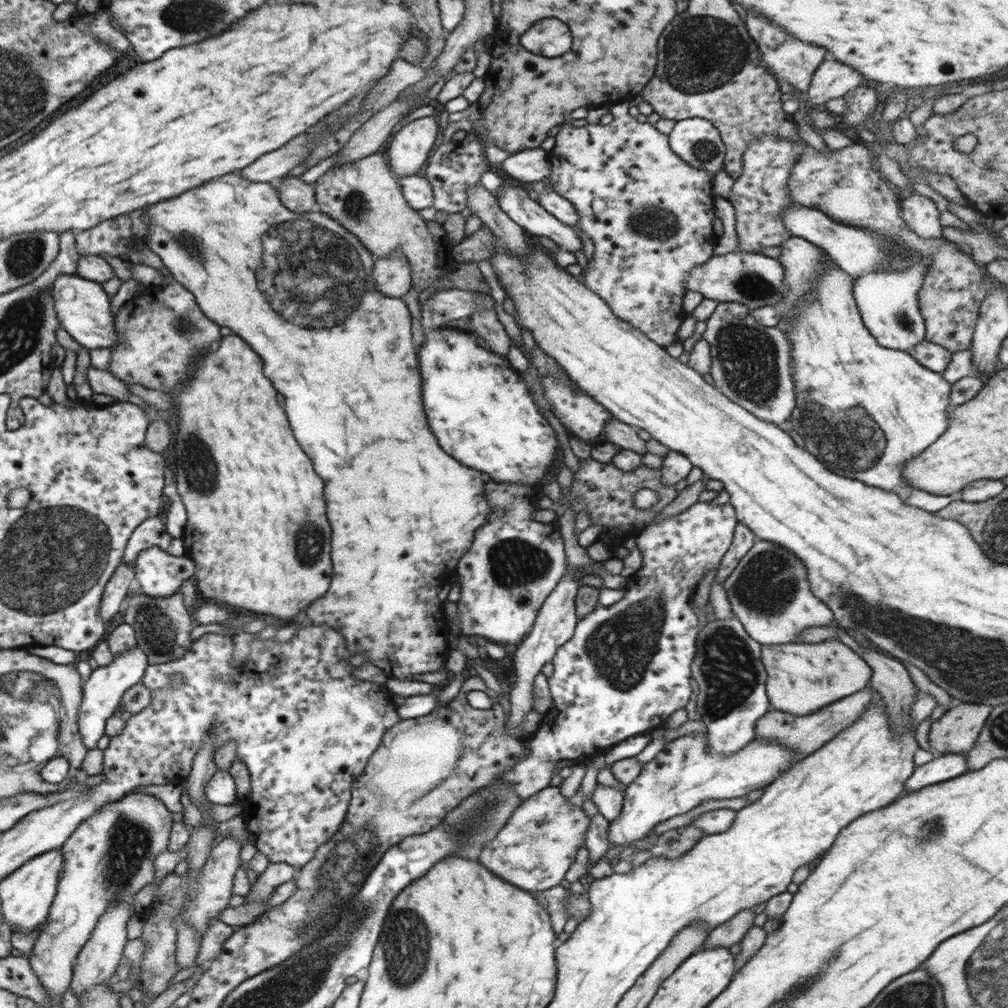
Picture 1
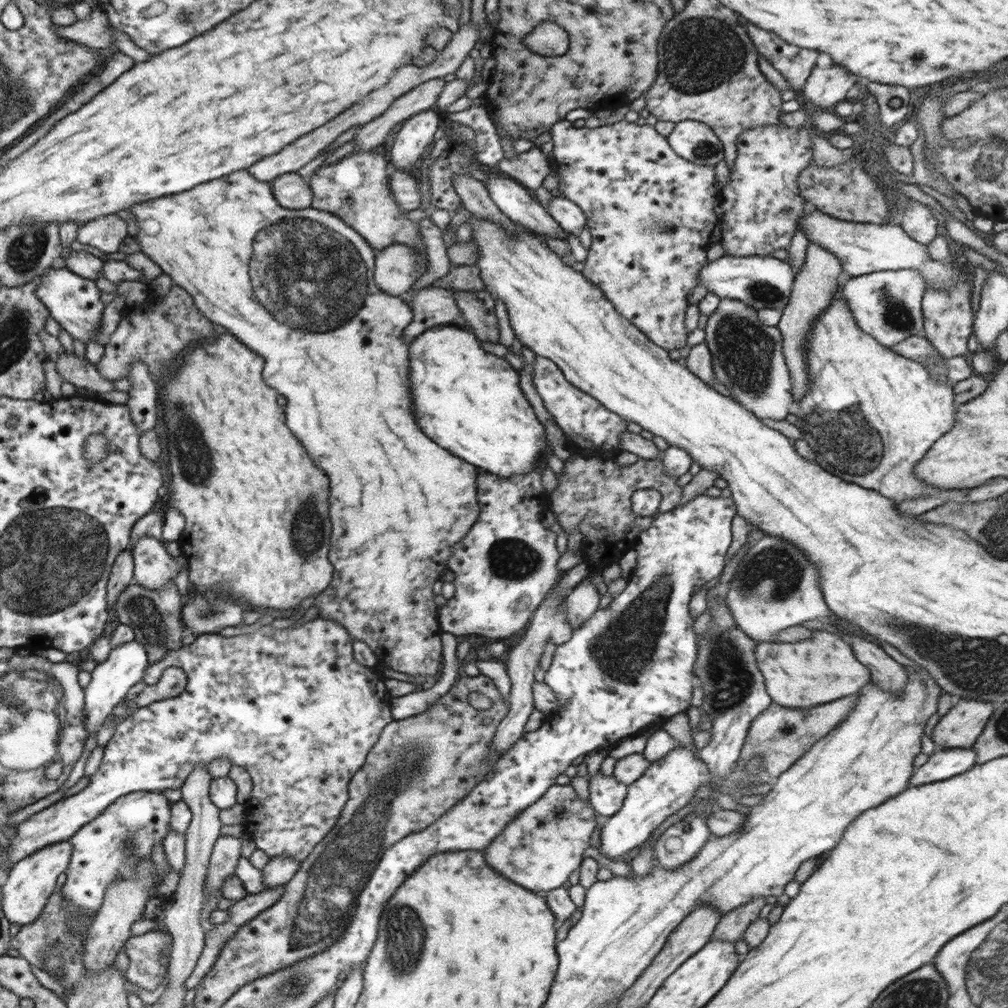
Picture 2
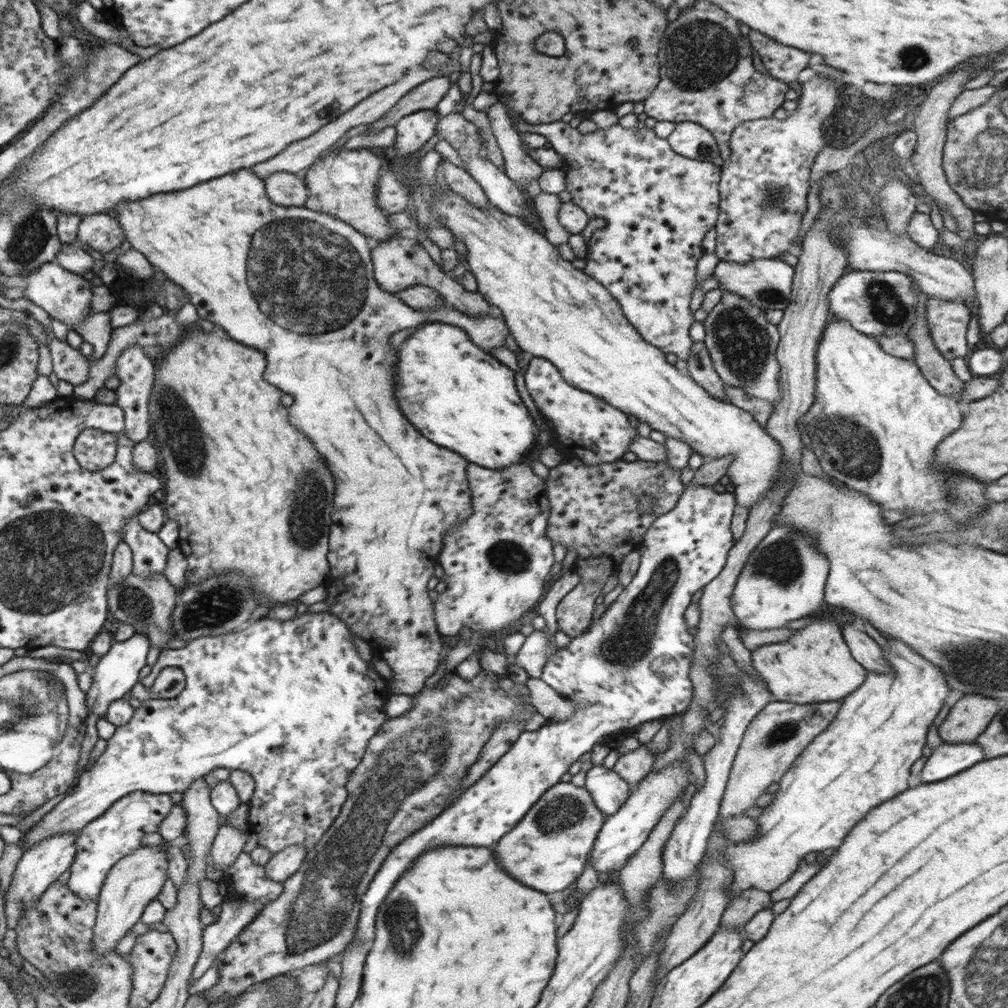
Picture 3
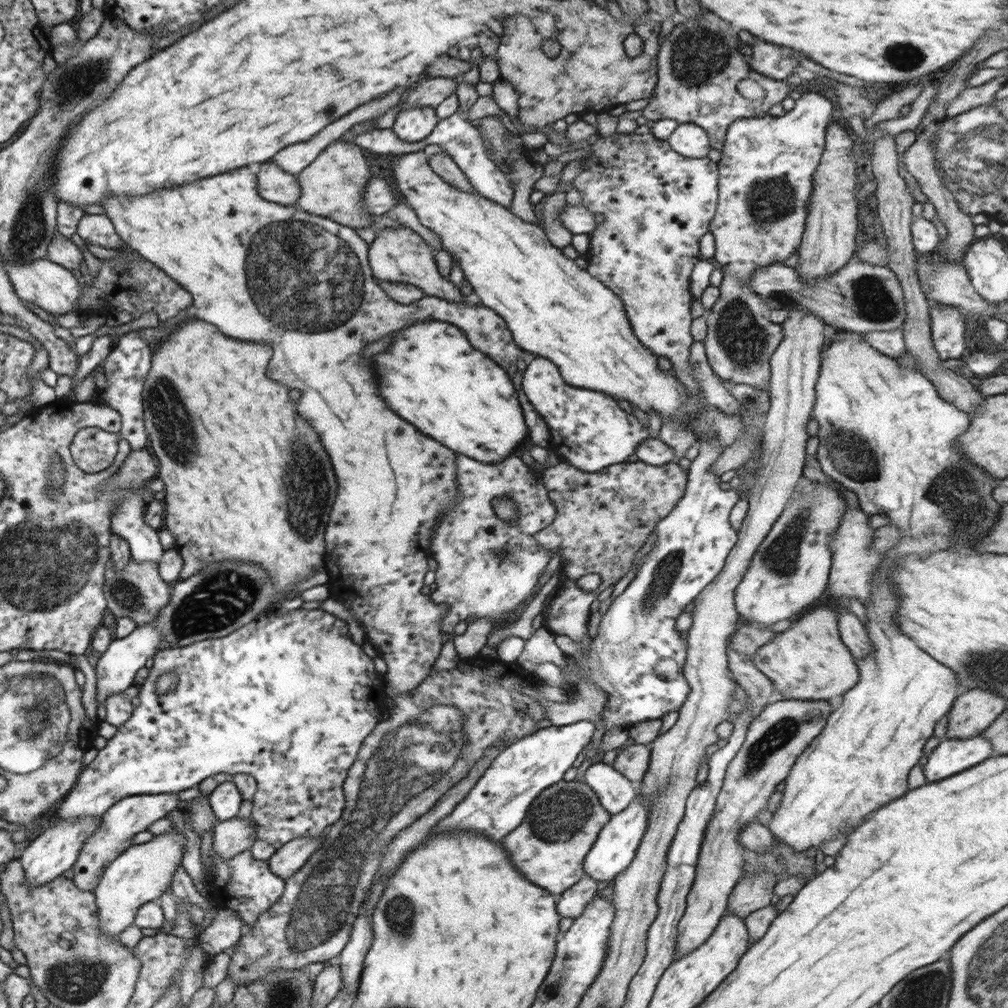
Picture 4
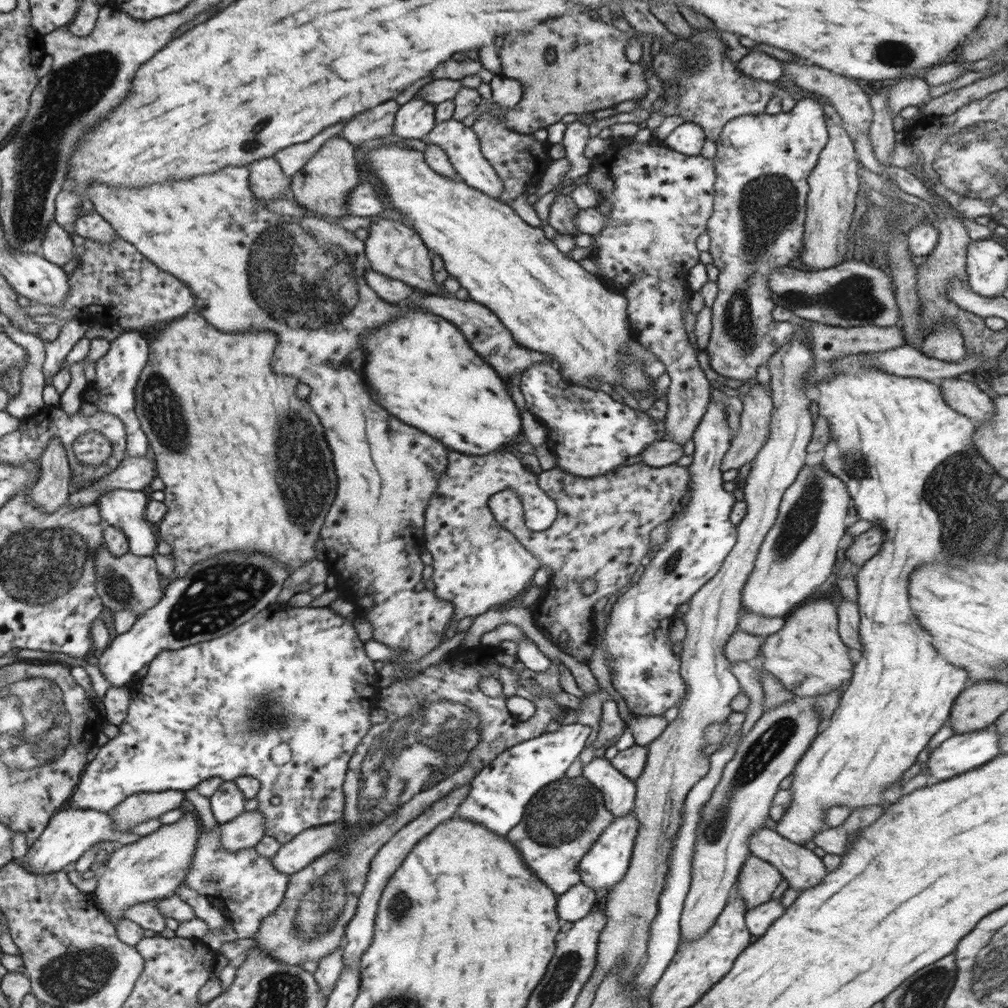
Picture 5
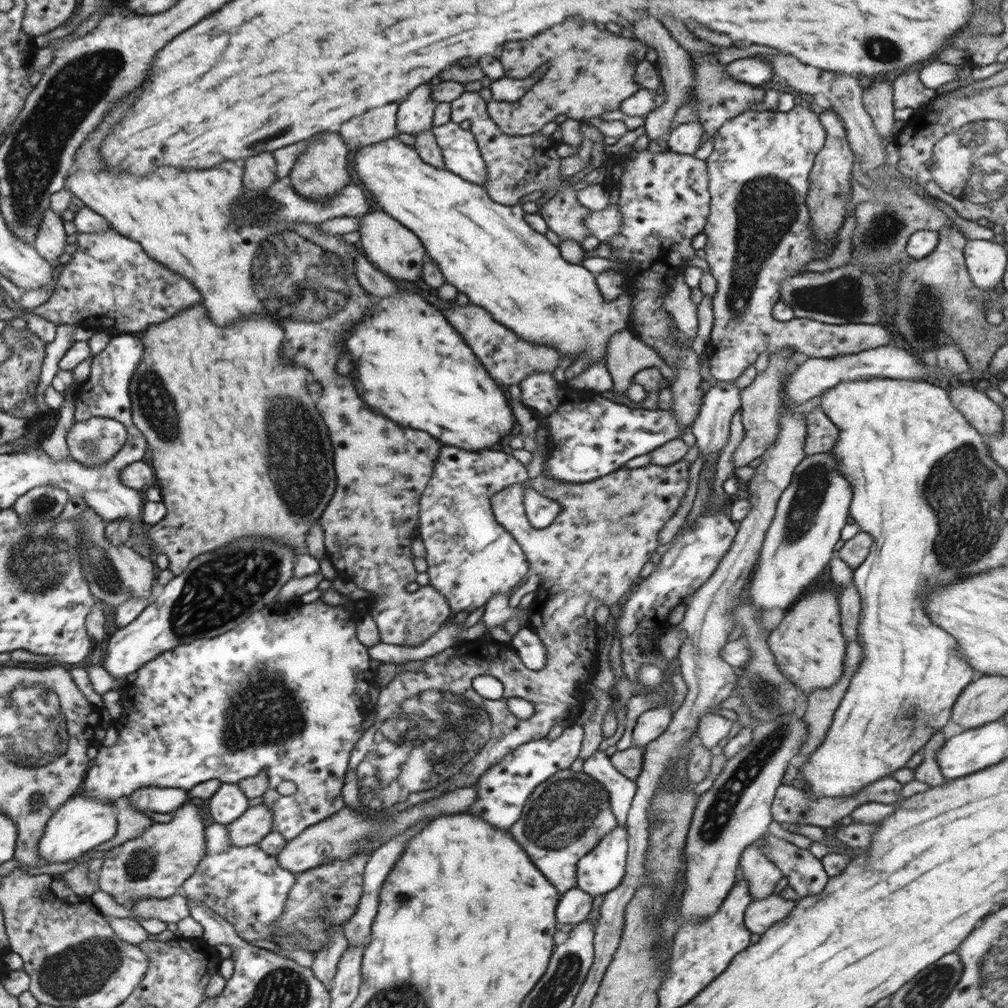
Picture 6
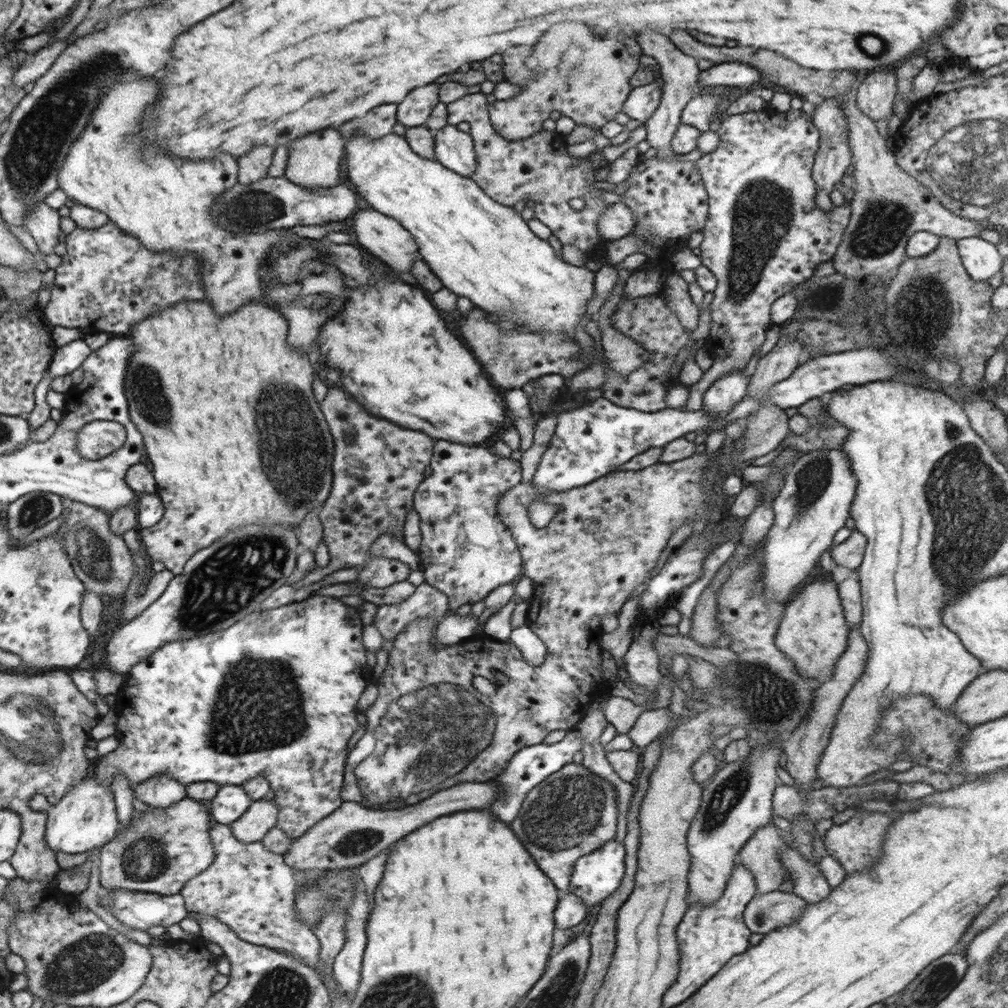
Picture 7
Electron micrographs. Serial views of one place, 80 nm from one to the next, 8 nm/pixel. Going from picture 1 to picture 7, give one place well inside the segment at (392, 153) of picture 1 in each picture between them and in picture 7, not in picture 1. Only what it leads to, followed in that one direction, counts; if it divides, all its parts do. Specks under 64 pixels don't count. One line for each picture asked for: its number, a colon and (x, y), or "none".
2: (417, 132)
3: (413, 131)
4: (413, 125)
5: (414, 120)
6: (415, 114)
7: (414, 111)

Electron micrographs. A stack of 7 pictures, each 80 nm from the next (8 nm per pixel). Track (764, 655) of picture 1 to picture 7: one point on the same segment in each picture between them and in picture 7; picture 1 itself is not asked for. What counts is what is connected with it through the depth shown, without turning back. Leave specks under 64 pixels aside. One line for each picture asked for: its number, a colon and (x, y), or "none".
2: (812, 672)
3: (814, 665)
4: (808, 662)
5: (808, 656)
6: (809, 646)
7: (813, 632)

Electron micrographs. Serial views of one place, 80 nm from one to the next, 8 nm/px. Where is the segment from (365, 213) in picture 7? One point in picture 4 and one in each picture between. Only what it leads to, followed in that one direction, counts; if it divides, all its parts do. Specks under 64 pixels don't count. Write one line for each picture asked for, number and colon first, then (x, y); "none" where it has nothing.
4: (399, 255)
5: (395, 250)
6: (389, 246)

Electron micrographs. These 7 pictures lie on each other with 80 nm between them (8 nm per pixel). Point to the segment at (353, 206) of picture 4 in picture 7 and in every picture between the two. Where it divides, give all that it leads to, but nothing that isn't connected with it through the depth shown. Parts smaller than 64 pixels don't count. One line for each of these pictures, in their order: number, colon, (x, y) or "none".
5: (322, 185)
6: (322, 170)
7: (313, 162)

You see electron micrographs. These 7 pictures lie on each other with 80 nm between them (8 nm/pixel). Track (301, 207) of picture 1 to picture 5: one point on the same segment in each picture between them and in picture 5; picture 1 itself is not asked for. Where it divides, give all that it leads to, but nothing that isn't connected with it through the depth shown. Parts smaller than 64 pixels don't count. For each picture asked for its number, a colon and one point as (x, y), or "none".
2: (292, 191)
3: (286, 189)
4: (273, 184)
5: (267, 181)

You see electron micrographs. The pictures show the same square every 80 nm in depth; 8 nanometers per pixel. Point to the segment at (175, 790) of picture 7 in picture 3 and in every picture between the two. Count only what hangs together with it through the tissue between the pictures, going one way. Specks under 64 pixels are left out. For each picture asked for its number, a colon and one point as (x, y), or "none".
3: (101, 844)
4: (133, 814)
5: (140, 807)
6: (152, 797)

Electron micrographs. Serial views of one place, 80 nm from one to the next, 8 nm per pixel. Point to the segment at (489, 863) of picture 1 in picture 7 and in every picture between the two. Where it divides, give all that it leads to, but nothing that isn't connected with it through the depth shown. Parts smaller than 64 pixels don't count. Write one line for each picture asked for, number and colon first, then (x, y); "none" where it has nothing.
2: (539, 849)
3: (547, 850)
4: (549, 844)
5: (563, 820)
6: (566, 816)
7: (573, 812)

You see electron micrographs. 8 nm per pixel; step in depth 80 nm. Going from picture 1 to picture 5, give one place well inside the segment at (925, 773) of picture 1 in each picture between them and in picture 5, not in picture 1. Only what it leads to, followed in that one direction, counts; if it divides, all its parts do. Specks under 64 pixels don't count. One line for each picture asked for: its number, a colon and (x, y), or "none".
2: (943, 764)
3: (948, 759)
4: (951, 756)
5: (960, 753)

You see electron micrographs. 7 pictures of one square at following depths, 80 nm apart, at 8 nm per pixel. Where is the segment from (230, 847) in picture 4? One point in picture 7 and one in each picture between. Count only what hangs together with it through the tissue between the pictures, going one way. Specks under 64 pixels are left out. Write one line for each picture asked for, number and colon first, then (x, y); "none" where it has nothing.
5: (245, 831)
6: (254, 824)
7: (261, 816)

